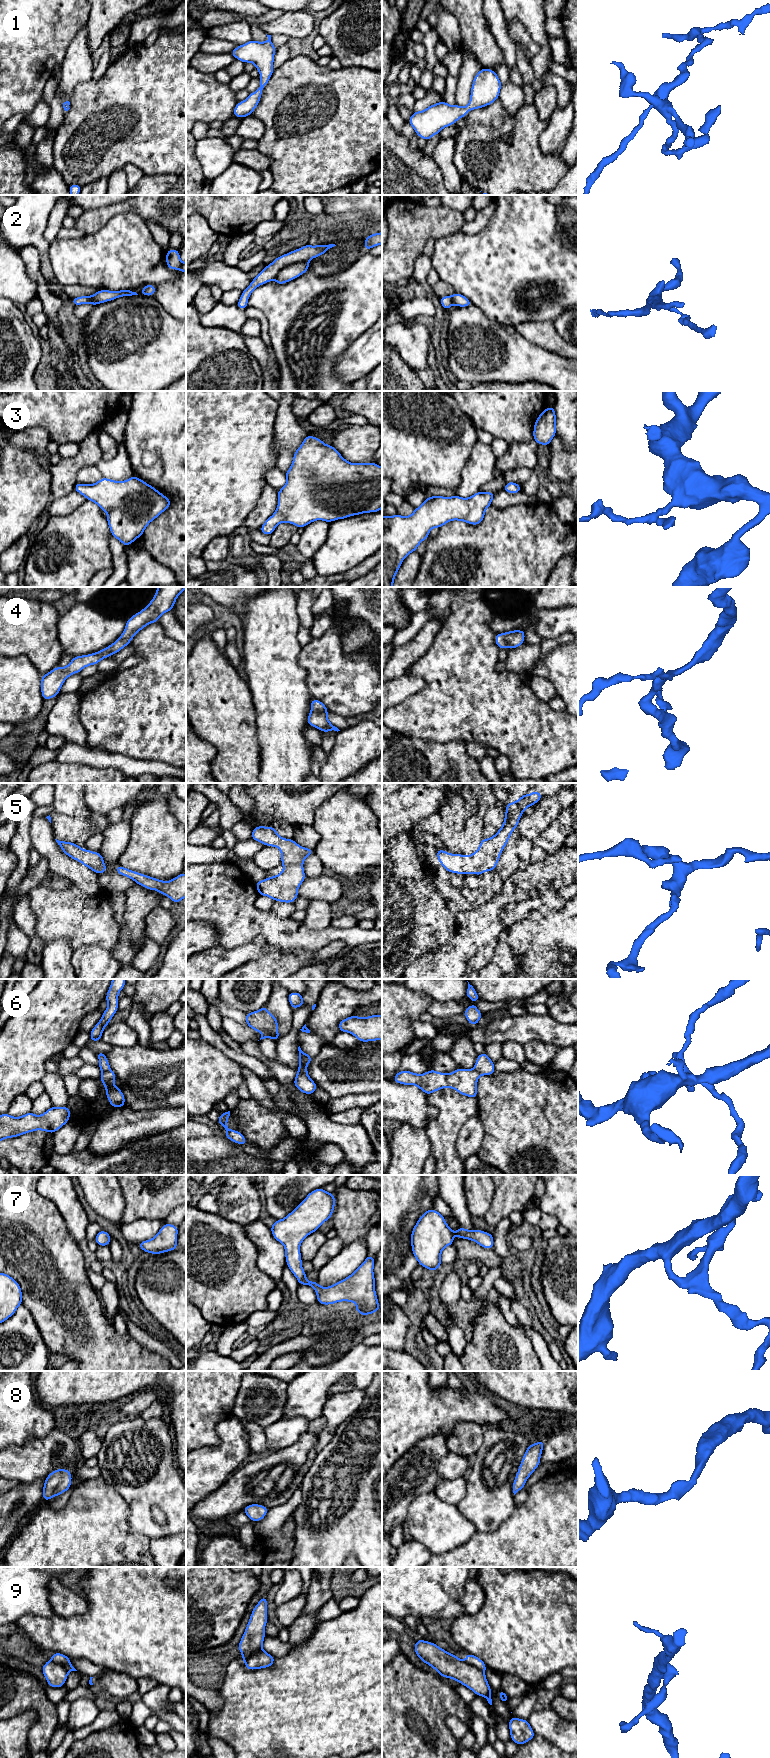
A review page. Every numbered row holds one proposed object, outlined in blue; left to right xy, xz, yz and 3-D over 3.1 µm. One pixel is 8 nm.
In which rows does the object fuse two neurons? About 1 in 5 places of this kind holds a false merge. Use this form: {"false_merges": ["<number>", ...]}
{"false_merges": ["6"]}

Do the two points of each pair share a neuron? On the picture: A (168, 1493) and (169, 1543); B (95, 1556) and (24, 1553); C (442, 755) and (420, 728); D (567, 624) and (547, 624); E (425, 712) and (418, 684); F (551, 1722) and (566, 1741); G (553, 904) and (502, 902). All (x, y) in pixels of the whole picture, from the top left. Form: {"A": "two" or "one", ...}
{"A": "two", "B": "one", "C": "two", "D": "one", "E": "two", "F": "one", "G": "two"}

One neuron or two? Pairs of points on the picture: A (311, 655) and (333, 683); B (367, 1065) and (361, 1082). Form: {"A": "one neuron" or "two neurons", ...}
{"A": "one neuron", "B": "one neuron"}

